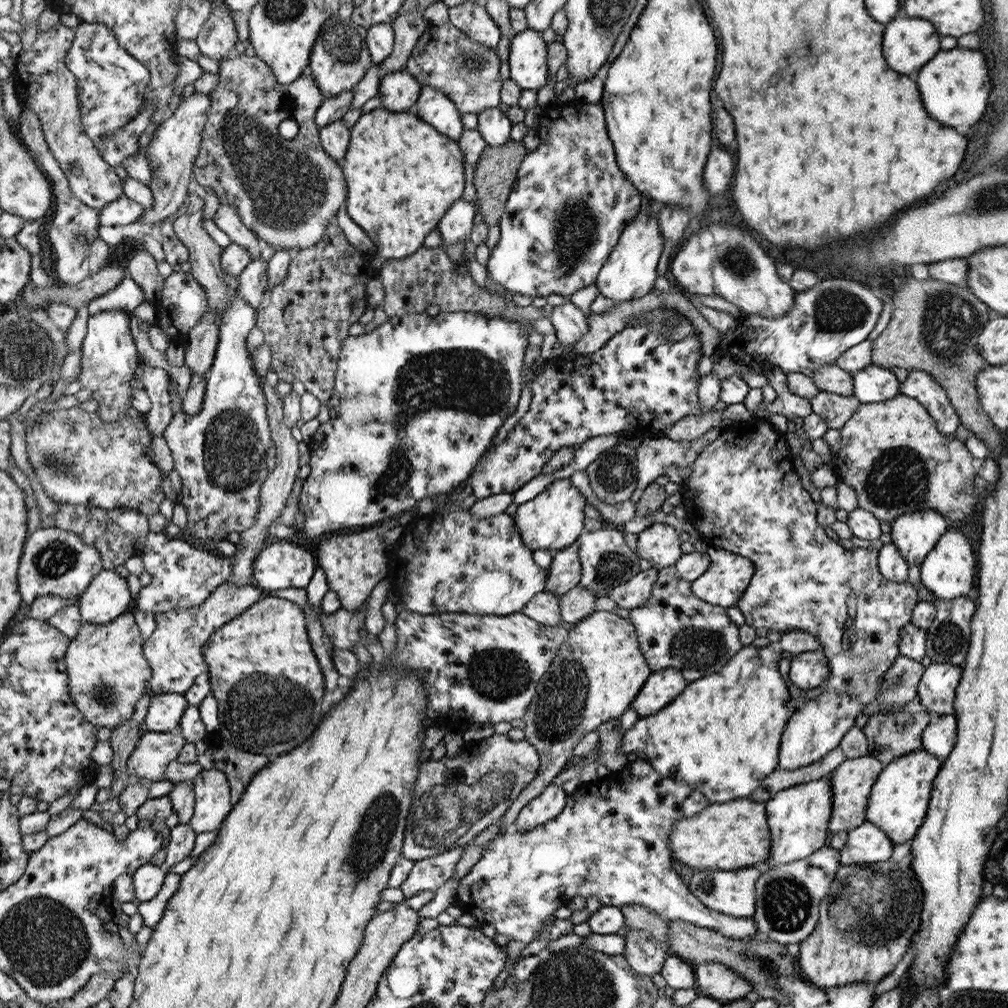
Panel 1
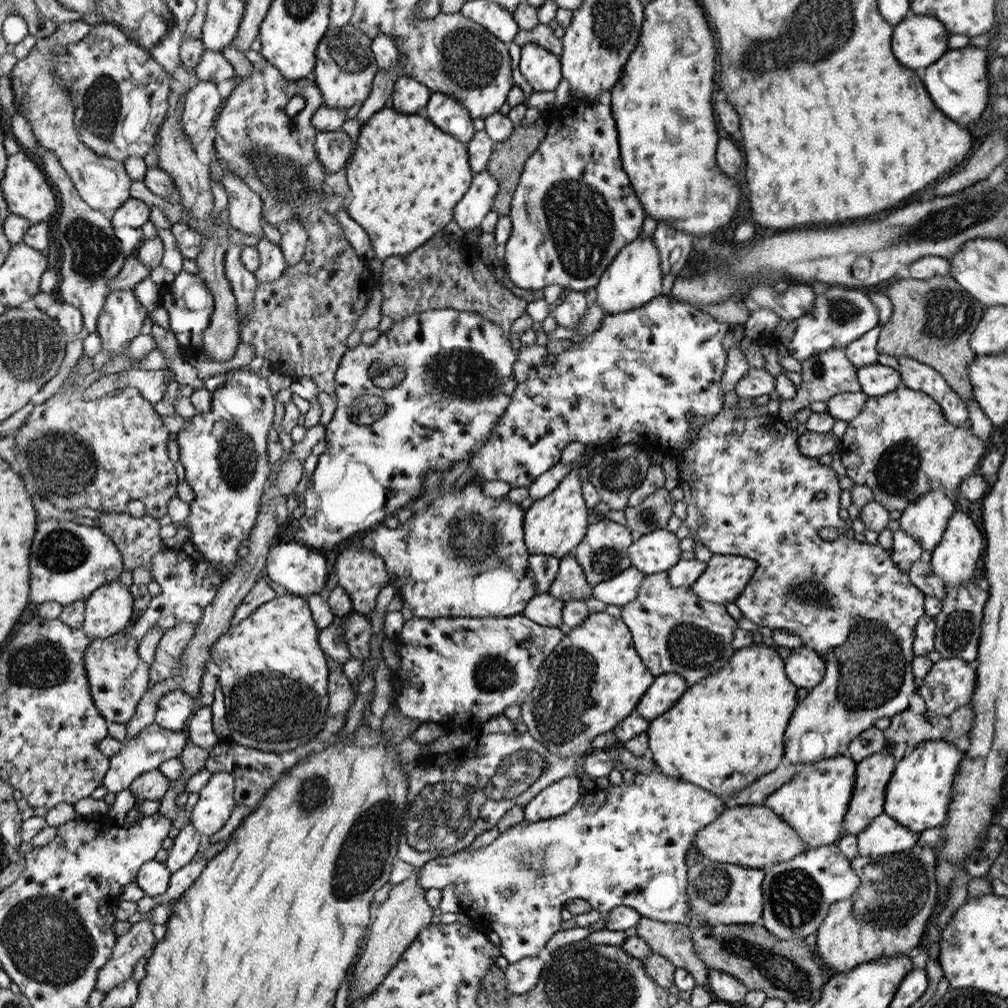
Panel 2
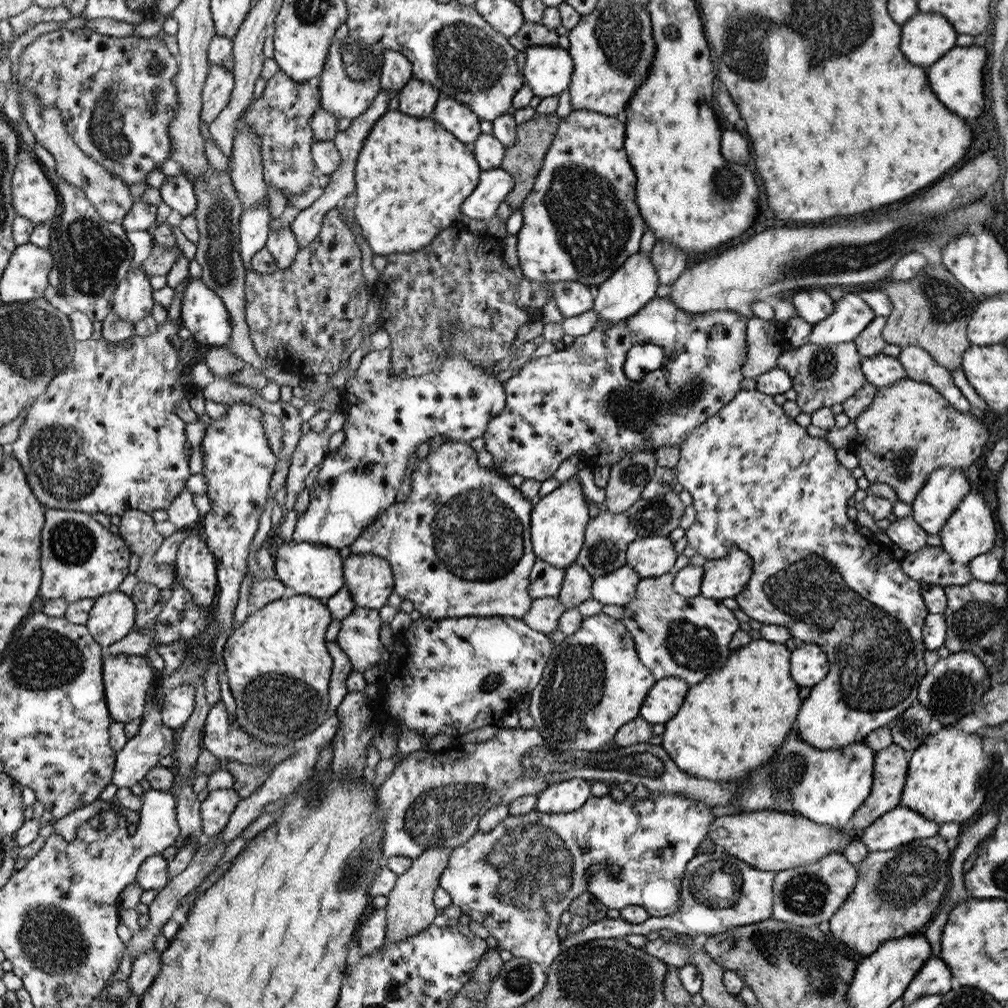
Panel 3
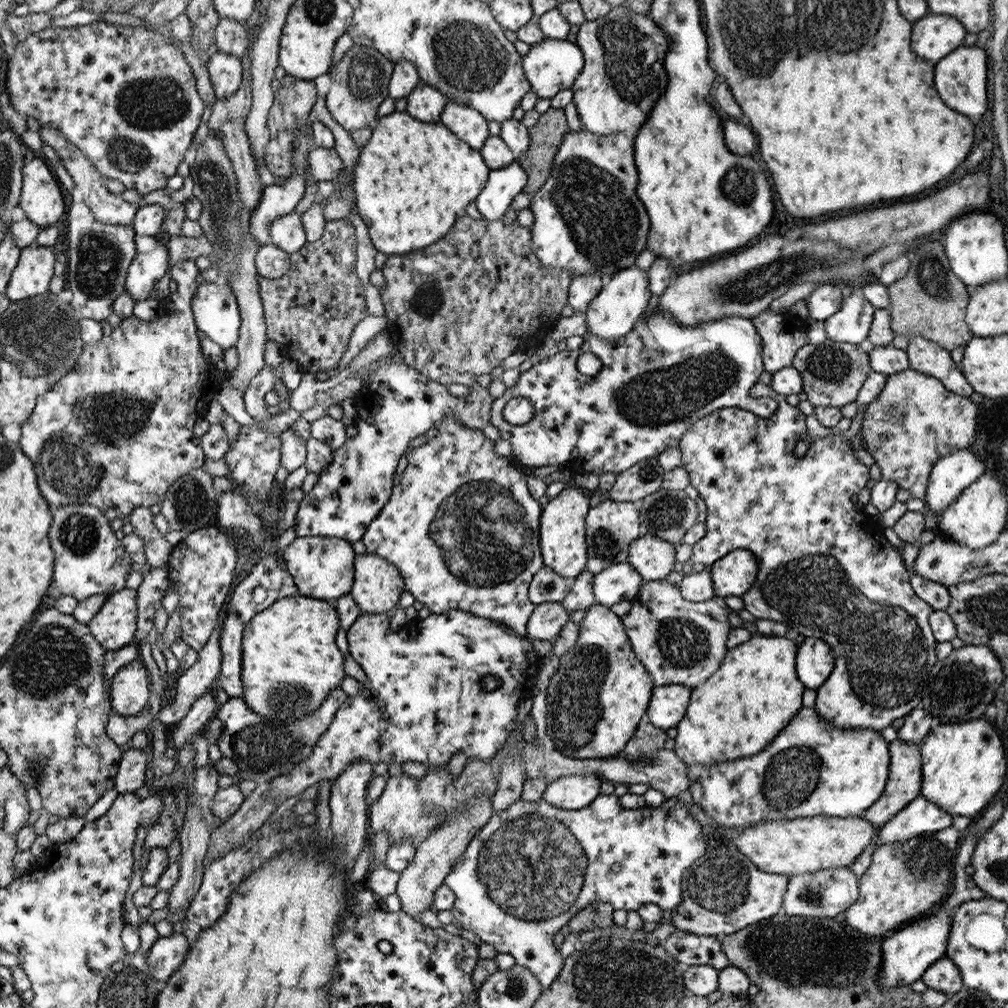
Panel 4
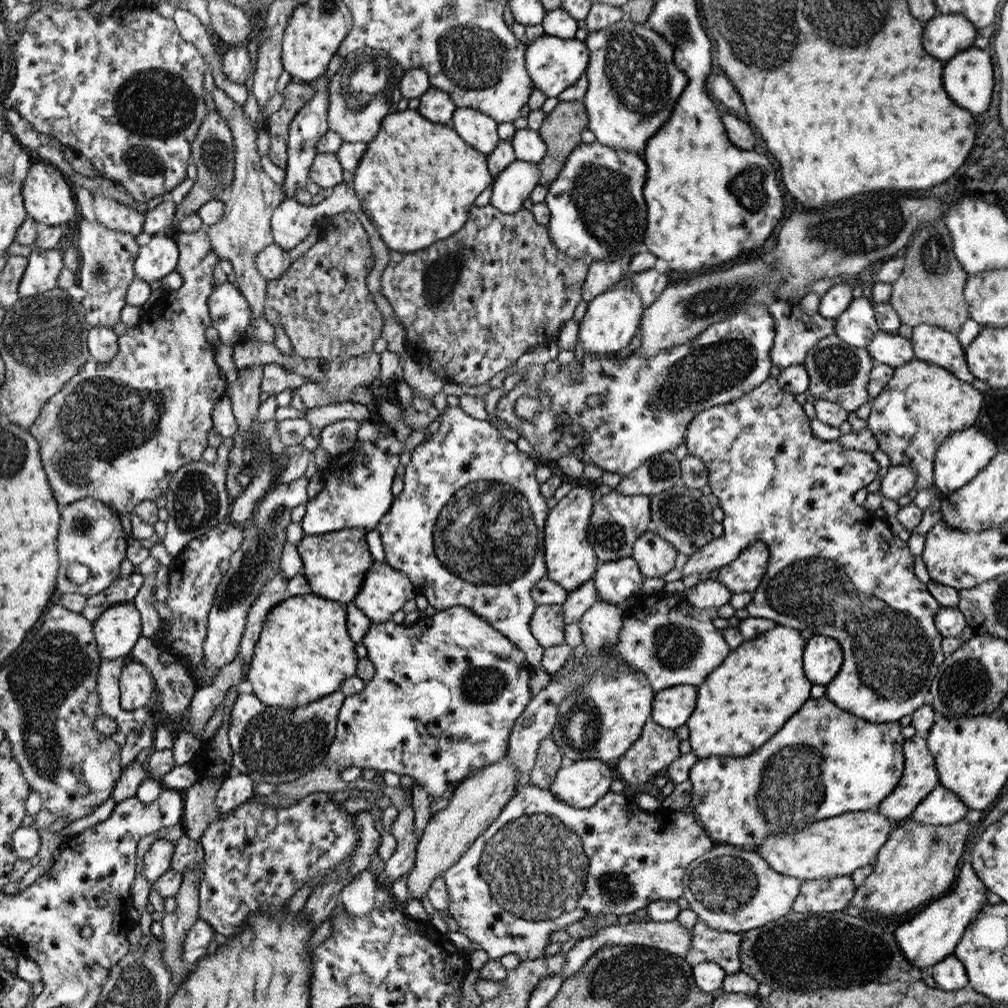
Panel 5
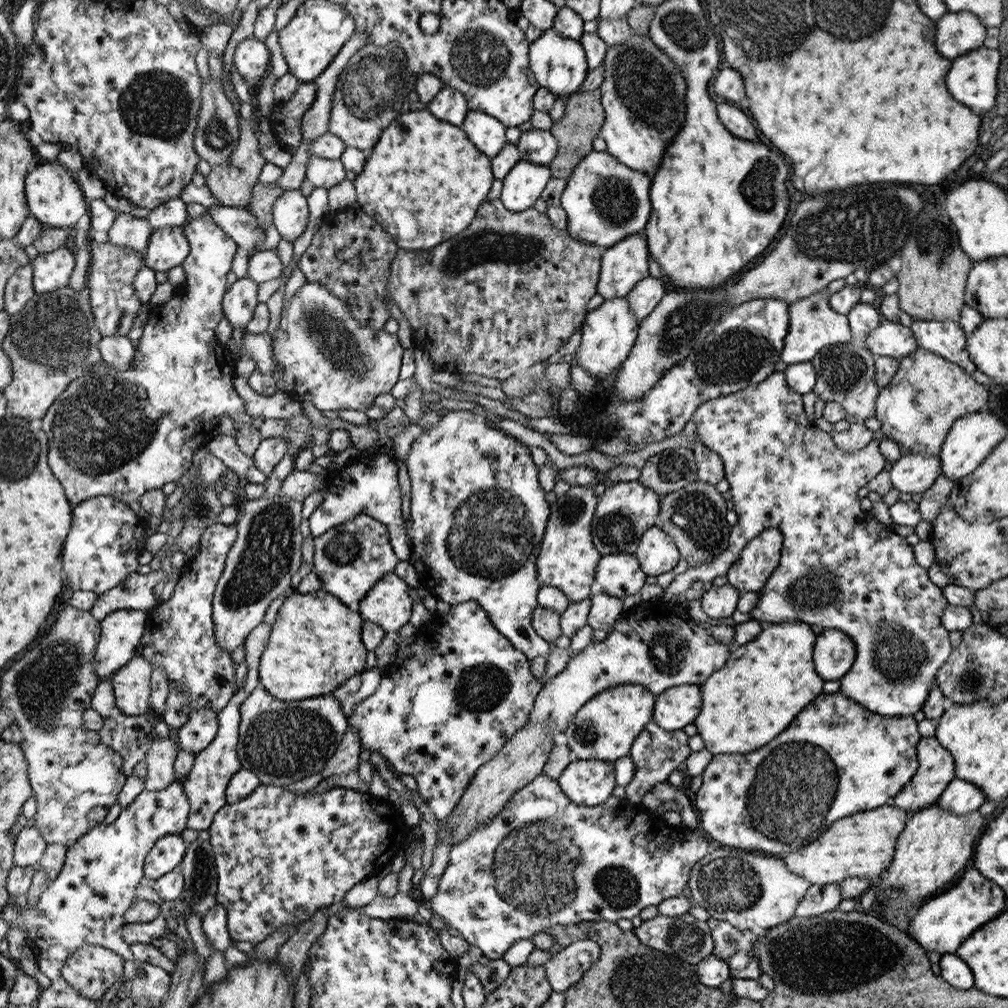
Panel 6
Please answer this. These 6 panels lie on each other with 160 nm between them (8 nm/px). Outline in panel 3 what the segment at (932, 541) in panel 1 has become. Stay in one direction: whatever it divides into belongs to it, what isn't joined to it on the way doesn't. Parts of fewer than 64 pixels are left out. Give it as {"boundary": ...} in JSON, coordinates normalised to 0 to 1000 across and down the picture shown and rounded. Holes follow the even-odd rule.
{"boundary":[[[941,462],[931,464],[909,491],[904,513],[920,530],[932,530],[954,495],[963,488],[956,467]]]}

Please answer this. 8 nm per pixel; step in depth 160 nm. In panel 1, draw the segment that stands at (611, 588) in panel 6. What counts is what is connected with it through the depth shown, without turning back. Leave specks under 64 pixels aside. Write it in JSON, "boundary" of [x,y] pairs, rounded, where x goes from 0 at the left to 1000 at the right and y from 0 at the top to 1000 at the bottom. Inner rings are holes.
{"boundary":[[[653,564],[633,567],[623,577],[612,581],[602,589],[615,603],[633,603],[647,593],[648,581],[653,572]]]}

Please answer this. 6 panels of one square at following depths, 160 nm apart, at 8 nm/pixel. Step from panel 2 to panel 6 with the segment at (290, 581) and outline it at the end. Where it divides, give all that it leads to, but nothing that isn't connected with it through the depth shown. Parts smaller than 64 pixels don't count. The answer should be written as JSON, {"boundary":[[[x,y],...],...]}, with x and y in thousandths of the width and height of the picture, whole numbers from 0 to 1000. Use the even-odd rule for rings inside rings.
{"boundary":[[[356,510],[311,536],[311,567],[318,575],[318,583],[344,600],[357,598],[375,576],[391,568],[393,559],[397,558],[385,537],[383,523],[367,510]]]}

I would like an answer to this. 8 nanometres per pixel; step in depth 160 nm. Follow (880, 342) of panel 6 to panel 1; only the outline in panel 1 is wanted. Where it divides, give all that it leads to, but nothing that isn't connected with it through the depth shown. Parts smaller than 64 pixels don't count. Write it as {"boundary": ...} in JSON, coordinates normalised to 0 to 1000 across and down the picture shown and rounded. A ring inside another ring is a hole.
{"boundary":[[[868,362],[846,371],[846,392],[857,401],[882,398],[891,392],[893,378],[886,368]]]}

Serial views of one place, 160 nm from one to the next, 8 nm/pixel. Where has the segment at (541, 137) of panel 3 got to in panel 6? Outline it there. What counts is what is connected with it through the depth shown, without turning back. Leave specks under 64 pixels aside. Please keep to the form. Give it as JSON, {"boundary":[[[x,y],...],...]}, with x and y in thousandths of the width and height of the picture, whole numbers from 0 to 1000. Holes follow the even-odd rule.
{"boundary":[[[580,90],[568,92],[561,96],[561,111],[556,120],[549,122],[545,130],[554,140],[555,151],[543,166],[547,169],[547,177],[563,178],[568,169],[585,153],[587,139],[596,131],[601,117],[601,109],[597,102],[597,90]]]}

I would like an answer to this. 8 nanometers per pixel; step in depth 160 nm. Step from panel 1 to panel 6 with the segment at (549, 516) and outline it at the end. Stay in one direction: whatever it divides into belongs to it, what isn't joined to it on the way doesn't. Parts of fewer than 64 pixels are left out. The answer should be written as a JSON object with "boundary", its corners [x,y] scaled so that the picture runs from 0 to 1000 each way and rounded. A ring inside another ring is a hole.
{"boundary":[[[567,482],[562,490],[553,493],[546,505],[544,524],[533,552],[533,571],[536,578],[554,582],[567,597],[581,595],[591,585],[591,570],[596,550],[587,538],[586,518],[593,500],[591,483]]]}

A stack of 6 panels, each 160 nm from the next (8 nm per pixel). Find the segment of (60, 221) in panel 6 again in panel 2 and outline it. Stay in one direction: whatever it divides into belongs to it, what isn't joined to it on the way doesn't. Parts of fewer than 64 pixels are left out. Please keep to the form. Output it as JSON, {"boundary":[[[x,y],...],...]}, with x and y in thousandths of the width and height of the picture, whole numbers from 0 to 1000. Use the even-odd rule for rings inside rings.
{"boundary":[[[24,151],[7,155],[2,188],[4,196],[8,200],[8,208],[12,212],[27,216],[32,223],[36,220],[44,220],[56,208],[56,196],[54,196],[50,183],[46,183],[46,177],[40,171],[40,167],[36,167],[36,163]]]}

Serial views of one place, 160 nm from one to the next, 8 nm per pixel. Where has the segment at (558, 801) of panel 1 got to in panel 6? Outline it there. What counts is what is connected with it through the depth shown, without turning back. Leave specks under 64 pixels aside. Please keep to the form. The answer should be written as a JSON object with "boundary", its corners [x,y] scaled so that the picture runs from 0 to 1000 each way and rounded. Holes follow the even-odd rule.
{"boundary":[[[569,753],[553,774],[569,797],[583,801],[597,799],[612,780],[611,756]]]}

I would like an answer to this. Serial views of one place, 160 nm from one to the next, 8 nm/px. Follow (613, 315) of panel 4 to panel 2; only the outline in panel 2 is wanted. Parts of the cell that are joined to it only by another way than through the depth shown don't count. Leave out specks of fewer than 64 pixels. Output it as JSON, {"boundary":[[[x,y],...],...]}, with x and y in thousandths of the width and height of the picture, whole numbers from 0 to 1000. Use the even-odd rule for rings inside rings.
{"boundary":[[[641,235],[624,240],[621,248],[613,252],[613,260],[601,269],[601,276],[596,276],[595,282],[590,285],[593,292],[591,301],[602,313],[611,313],[637,306],[655,293],[657,282],[657,268],[655,268],[655,249],[648,235]]]}

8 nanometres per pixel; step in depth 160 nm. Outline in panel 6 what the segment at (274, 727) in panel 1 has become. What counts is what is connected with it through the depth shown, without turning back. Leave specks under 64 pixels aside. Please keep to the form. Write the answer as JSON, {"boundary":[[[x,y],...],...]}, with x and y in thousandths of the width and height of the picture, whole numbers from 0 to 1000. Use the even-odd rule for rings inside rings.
{"boundary":[[[317,583],[307,588],[290,588],[276,604],[266,637],[257,657],[257,677],[272,692],[299,695],[325,689],[342,675],[362,665],[364,642],[359,634],[359,613],[338,594]]]}

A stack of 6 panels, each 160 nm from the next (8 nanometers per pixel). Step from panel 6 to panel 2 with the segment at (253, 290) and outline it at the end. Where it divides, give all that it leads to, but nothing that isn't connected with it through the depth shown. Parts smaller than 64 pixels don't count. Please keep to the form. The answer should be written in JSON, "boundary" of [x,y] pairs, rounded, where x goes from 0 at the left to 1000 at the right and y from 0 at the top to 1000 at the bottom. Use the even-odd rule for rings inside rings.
{"boundary":[[[185,269],[178,270],[173,278],[167,282],[167,288],[161,292],[161,303],[169,314],[169,328],[173,330],[179,343],[198,342],[202,327],[210,317],[212,310],[212,296],[204,281],[194,272]]]}

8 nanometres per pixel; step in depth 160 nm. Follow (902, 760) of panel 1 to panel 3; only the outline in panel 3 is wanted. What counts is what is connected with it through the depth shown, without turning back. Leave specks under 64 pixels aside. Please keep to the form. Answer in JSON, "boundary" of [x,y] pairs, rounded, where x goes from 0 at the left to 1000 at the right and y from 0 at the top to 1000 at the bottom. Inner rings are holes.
{"boundary":[[[941,719],[923,730],[903,747],[901,757],[901,772],[897,778],[897,788],[892,801],[899,801],[915,811],[936,817],[937,815],[951,815],[966,810],[978,794],[978,774],[974,770],[982,770],[984,749],[974,745],[974,733],[968,727],[956,727],[953,722]]]}

